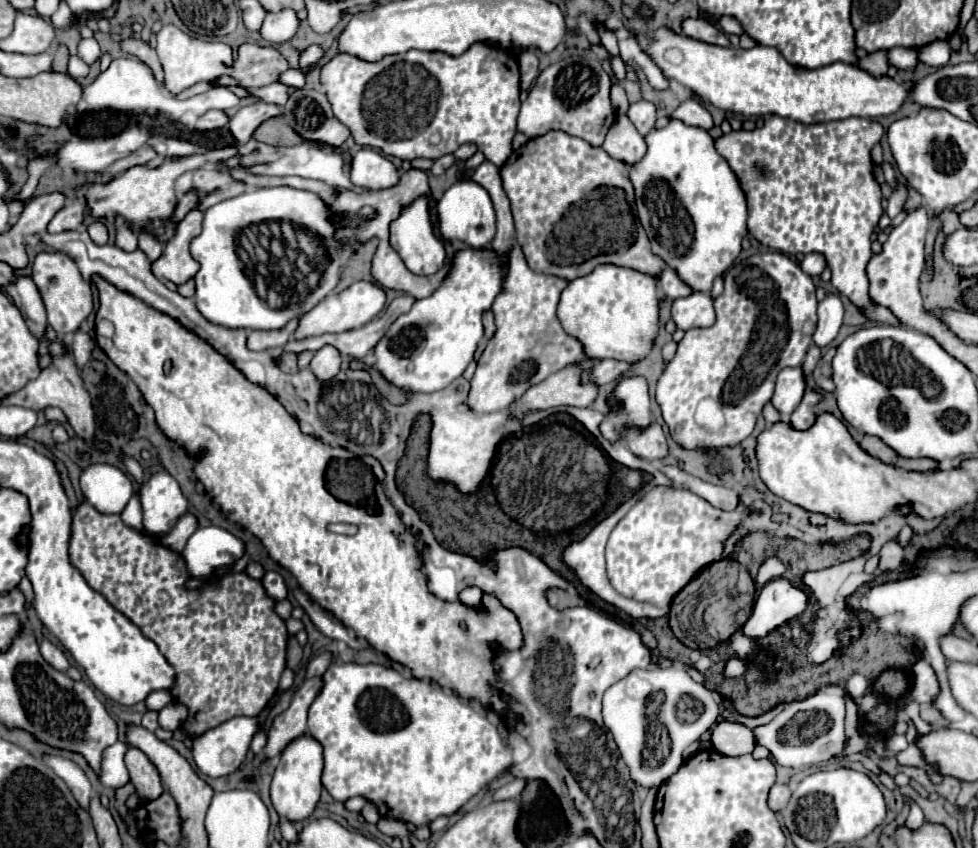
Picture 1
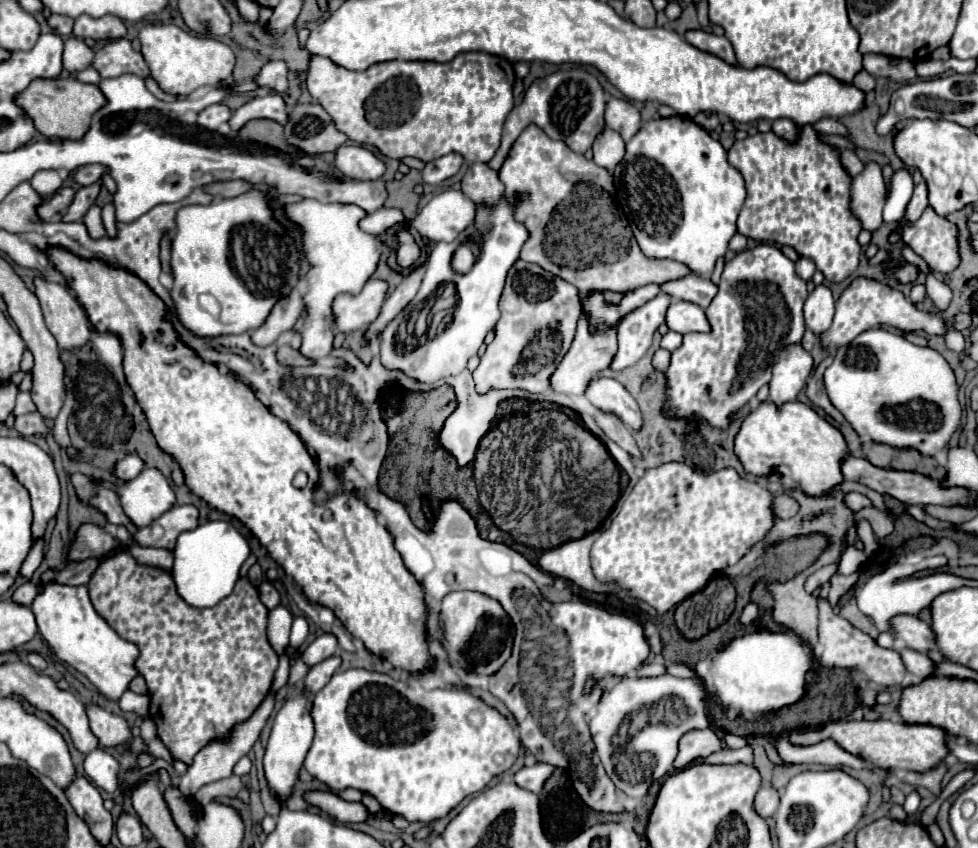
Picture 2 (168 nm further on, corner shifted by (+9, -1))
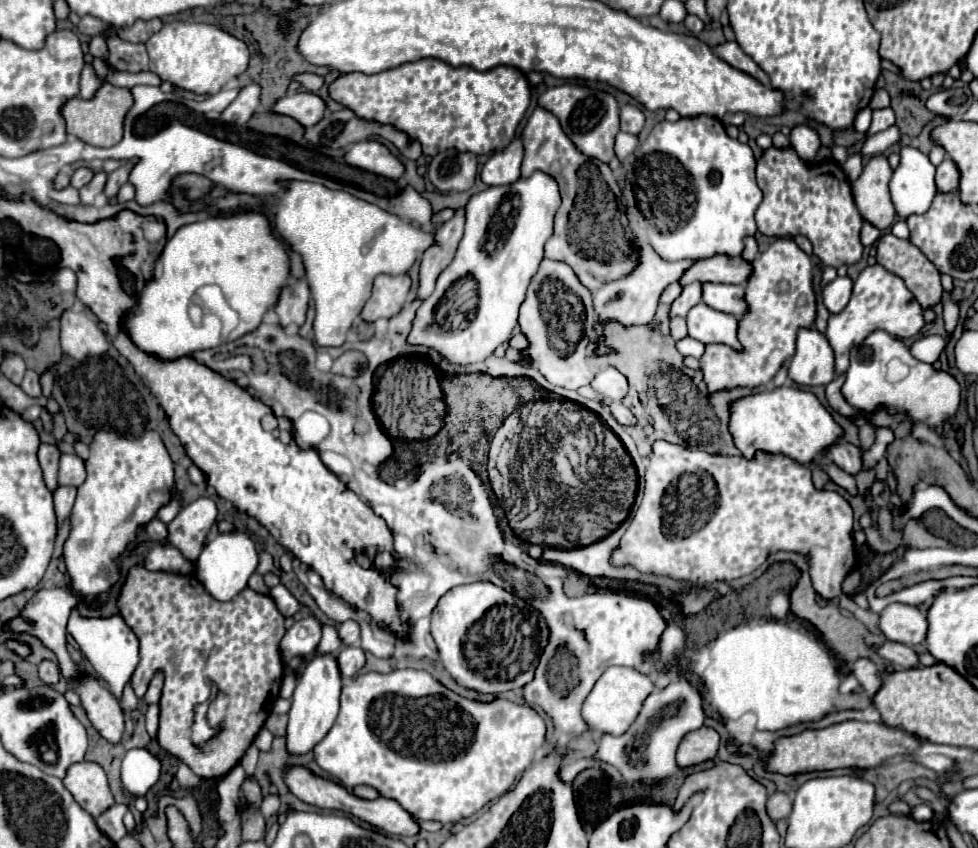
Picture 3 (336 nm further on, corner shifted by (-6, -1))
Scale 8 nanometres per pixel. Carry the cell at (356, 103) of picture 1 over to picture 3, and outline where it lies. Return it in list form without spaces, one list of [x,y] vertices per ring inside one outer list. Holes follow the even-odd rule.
[[[423,58],[371,76],[359,72],[341,74],[335,82],[329,84],[329,96],[345,108],[353,110],[363,120],[389,124],[395,130],[405,132],[409,140],[423,146],[423,154],[427,156],[437,156],[449,148],[473,154],[493,154],[505,150],[515,140],[515,130],[523,120],[531,100],[525,74],[513,66],[495,66],[491,70],[479,72],[471,66],[455,68],[437,58]]]

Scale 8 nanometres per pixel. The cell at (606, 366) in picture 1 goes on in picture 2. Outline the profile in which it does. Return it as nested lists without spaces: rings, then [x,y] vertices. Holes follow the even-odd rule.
[[[658,294],[648,304],[632,310],[618,328],[618,352],[612,362],[612,370],[622,370],[636,364],[652,344],[652,334],[666,318],[666,310],[672,304],[668,294]]]

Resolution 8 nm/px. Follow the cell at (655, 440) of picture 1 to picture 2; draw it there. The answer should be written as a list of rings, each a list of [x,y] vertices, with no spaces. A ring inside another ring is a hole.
[[[596,376],[596,378],[592,378],[592,384],[588,384],[584,396],[594,406],[620,416],[632,430],[638,430],[642,426],[642,418],[640,418],[636,400],[628,394],[628,390],[620,382],[616,382],[612,378]]]

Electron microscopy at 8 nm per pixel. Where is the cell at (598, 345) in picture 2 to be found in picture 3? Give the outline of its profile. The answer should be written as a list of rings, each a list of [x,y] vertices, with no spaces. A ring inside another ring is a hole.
[[[649,244],[639,246],[639,268],[635,268],[635,272],[631,272],[631,276],[625,276],[623,280],[613,280],[611,284],[605,284],[603,288],[599,288],[593,296],[593,308],[597,312],[597,336],[599,336],[599,346],[595,348],[595,356],[607,356],[611,352],[615,352],[613,348],[605,346],[603,340],[603,328],[607,326],[607,322],[619,322],[625,328],[629,326],[641,326],[653,320],[655,310],[657,310],[657,302],[661,292],[671,284],[677,282],[679,276],[693,264],[693,260],[679,260],[679,262],[669,262],[663,260]]]

